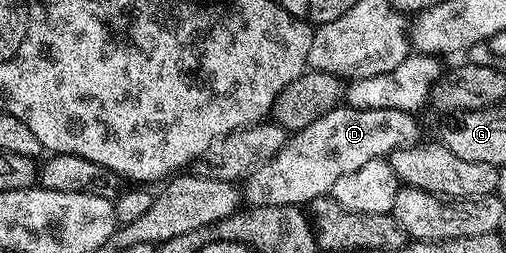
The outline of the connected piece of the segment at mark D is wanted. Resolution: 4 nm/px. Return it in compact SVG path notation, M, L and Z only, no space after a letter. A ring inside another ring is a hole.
M348 105L336 107L332 112L320 116L320 120L315 120L313 124L308 124L308 128L293 131L287 137L284 148L268 160L268 164L260 164L251 174L244 179L244 198L252 206L300 206L305 207L314 201L329 195L332 184L340 180L340 176L348 176L348 172L356 172L368 160L377 158L389 159L393 150L399 150L405 146L417 146L422 134L418 127L417 117L408 112L400 112L392 108L376 108L375 110L361 110Z

